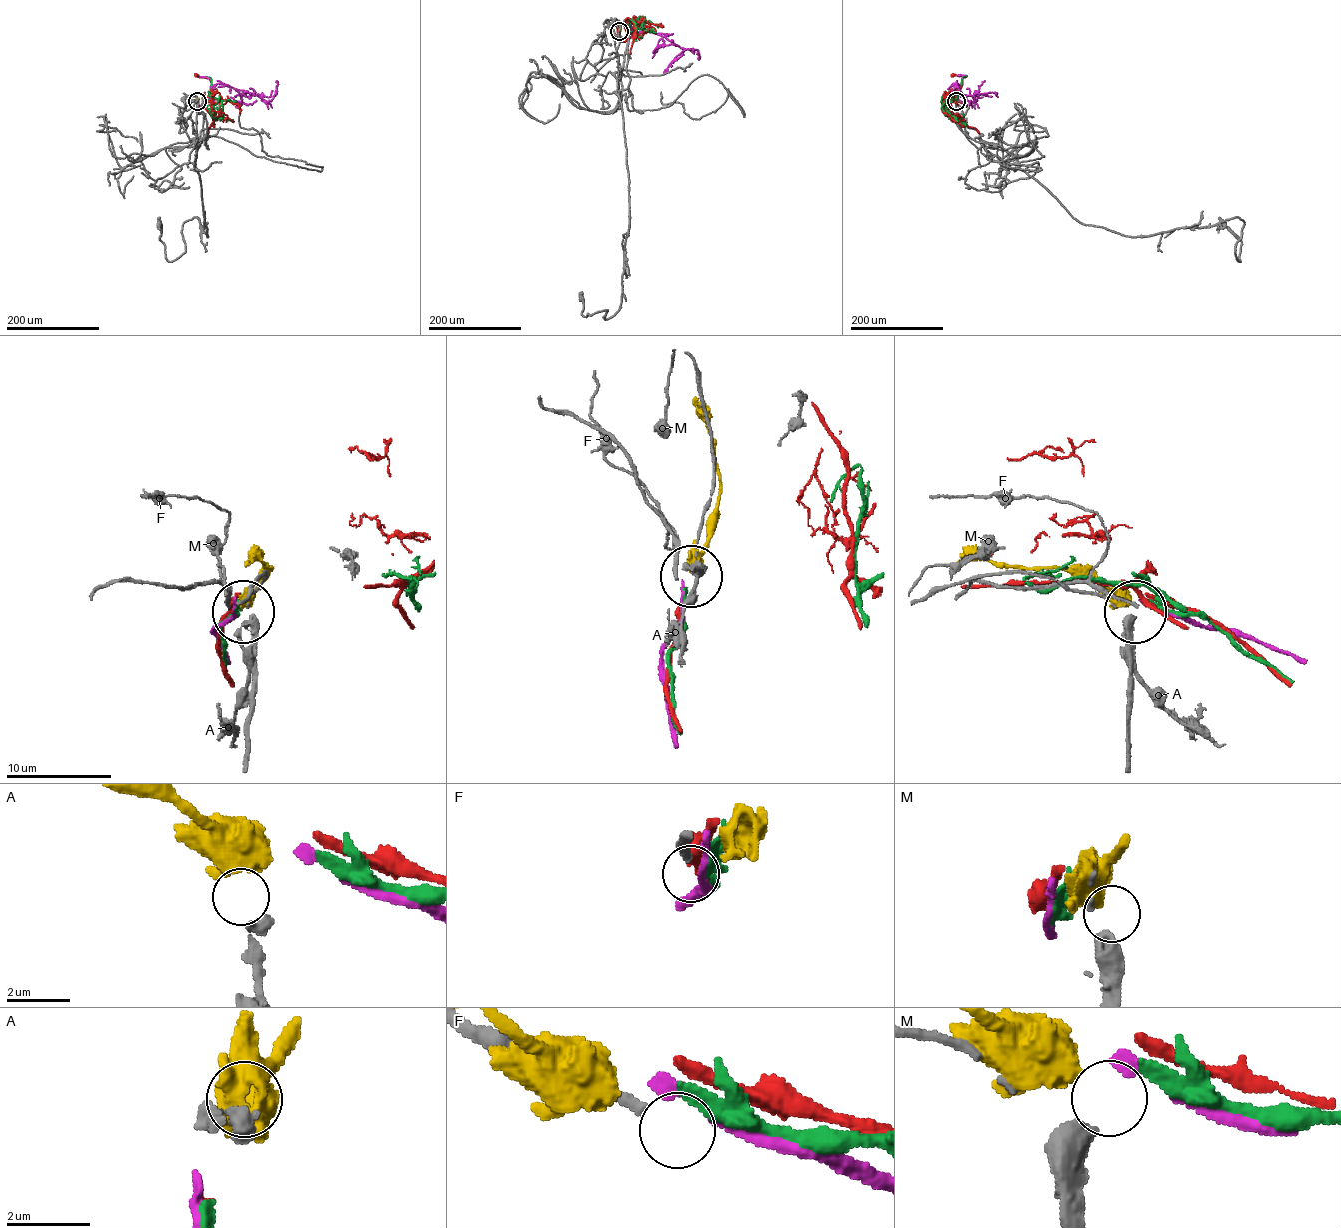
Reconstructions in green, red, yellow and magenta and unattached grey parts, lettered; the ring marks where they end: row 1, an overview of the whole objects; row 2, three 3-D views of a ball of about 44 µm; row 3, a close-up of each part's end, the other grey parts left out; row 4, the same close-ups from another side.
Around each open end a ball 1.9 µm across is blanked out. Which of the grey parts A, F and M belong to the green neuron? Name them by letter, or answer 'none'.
none

